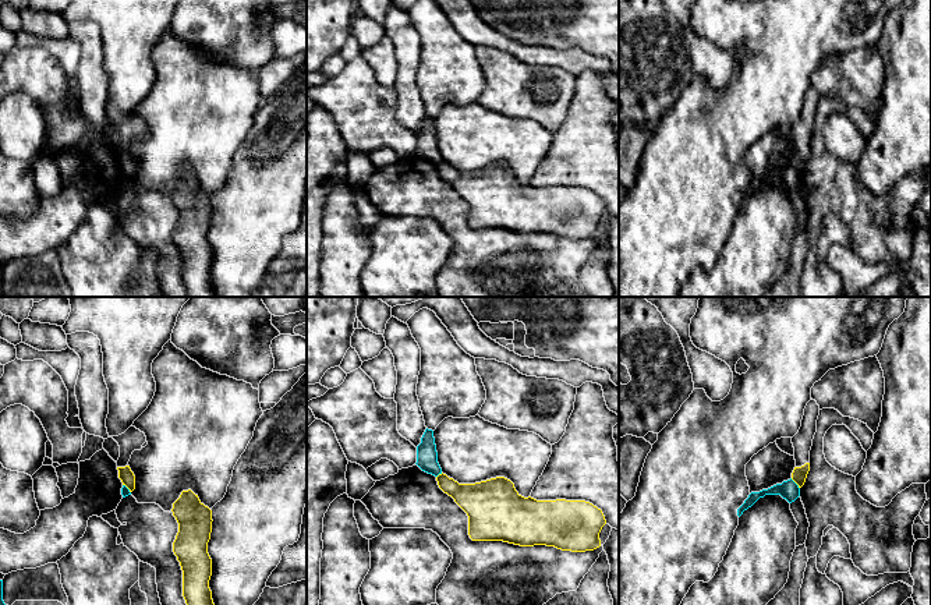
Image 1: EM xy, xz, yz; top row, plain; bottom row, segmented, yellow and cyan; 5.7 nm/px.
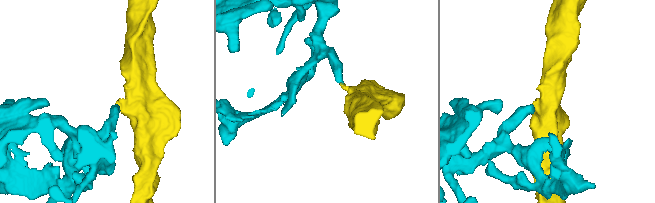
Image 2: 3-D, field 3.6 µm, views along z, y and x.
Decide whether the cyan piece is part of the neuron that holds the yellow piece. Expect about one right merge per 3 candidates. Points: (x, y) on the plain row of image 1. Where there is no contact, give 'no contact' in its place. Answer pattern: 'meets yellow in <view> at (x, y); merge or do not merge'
meets yellow in yz at (796, 170); do not merge

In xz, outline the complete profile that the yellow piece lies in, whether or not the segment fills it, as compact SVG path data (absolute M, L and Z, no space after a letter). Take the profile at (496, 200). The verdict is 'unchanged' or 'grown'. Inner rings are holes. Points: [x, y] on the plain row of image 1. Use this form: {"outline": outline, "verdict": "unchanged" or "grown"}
{"outline": "M442 160L436 169L467 201L472 229L546 233L571 240L601 234L599 220L606 208L602 198L590 190L524 185L505 164L459 171Z", "verdict": "unchanged"}

